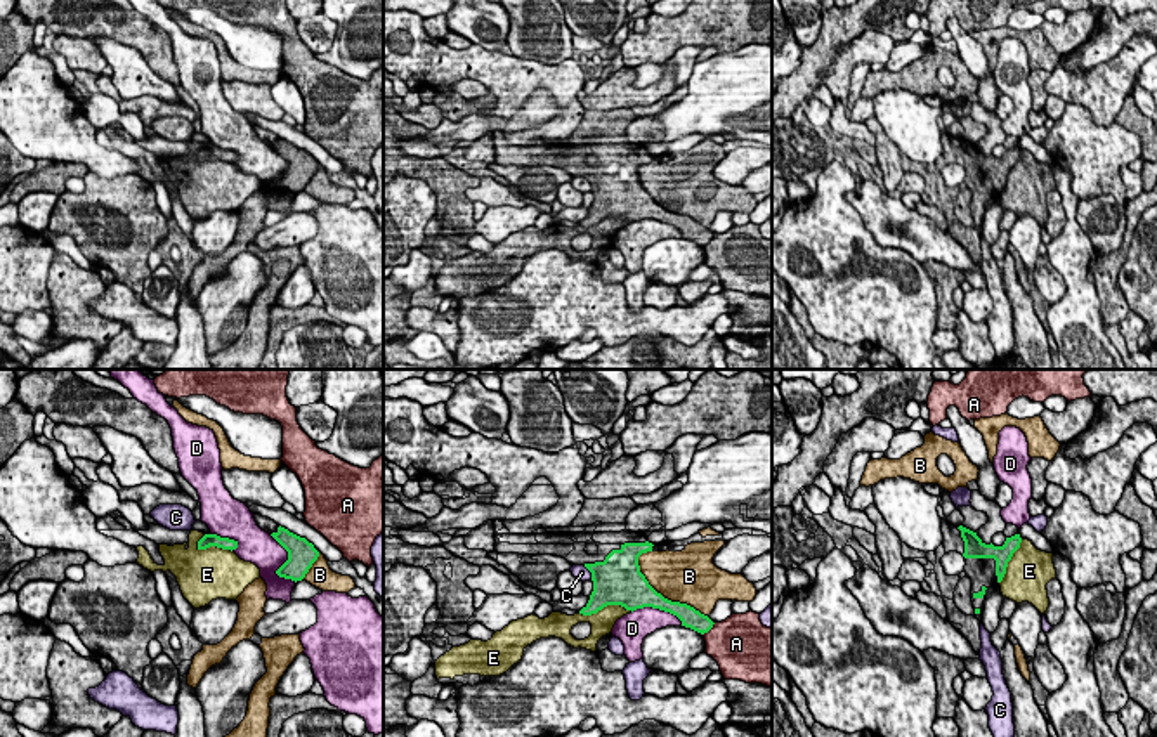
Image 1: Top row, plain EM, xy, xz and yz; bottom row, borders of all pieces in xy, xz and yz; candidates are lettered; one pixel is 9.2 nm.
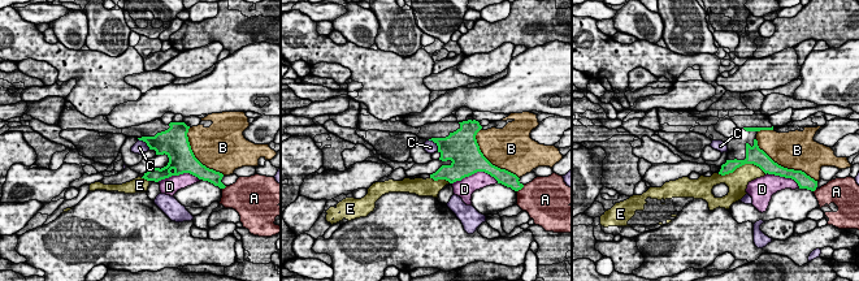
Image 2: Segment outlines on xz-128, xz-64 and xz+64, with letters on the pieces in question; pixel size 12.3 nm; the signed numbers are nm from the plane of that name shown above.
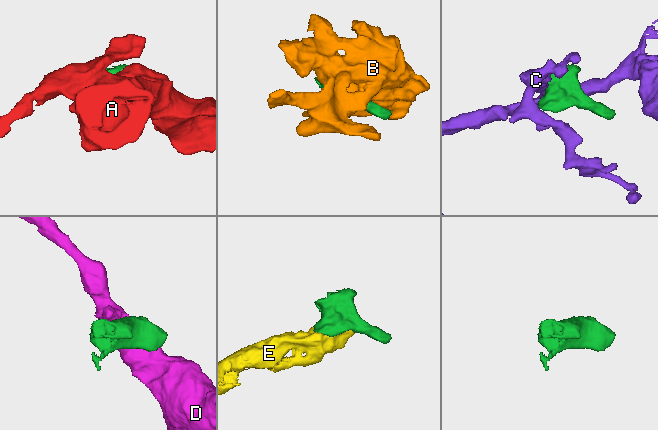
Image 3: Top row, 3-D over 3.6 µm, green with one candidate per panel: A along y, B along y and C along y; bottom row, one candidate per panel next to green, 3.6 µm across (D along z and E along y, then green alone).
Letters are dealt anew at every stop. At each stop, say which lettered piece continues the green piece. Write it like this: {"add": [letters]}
{"add": []}

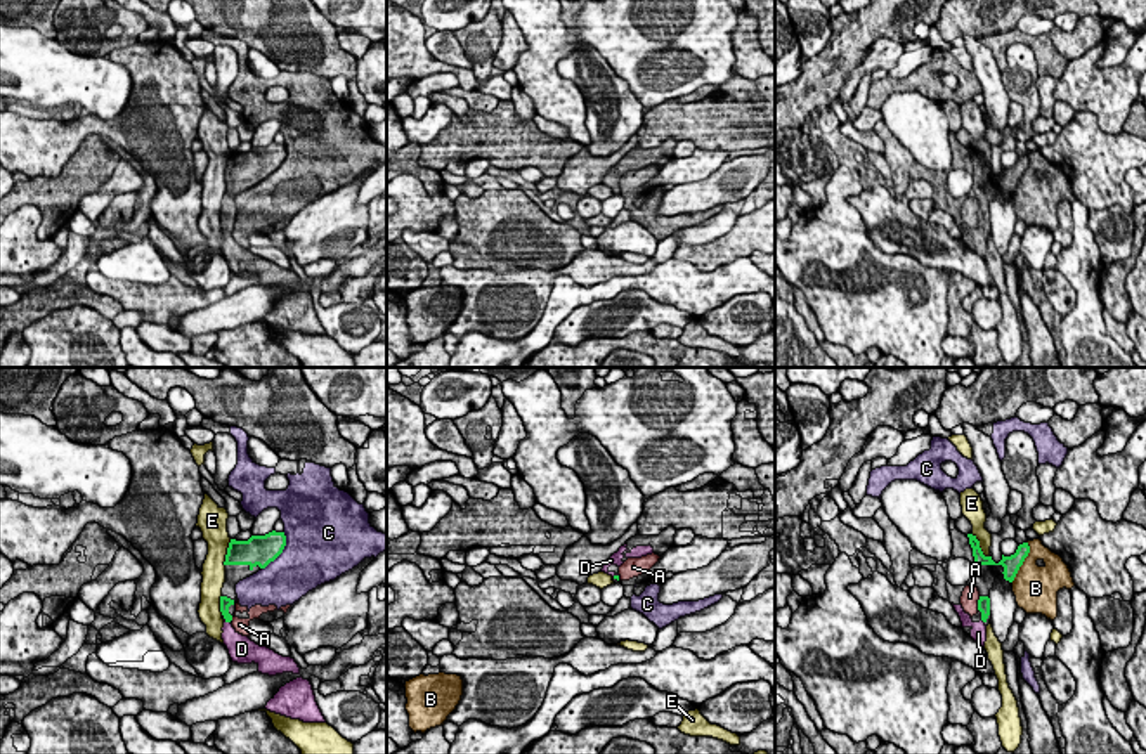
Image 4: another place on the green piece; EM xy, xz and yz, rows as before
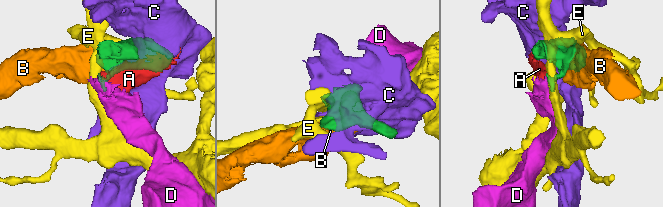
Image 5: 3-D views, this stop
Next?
{"add": ["D"]}

